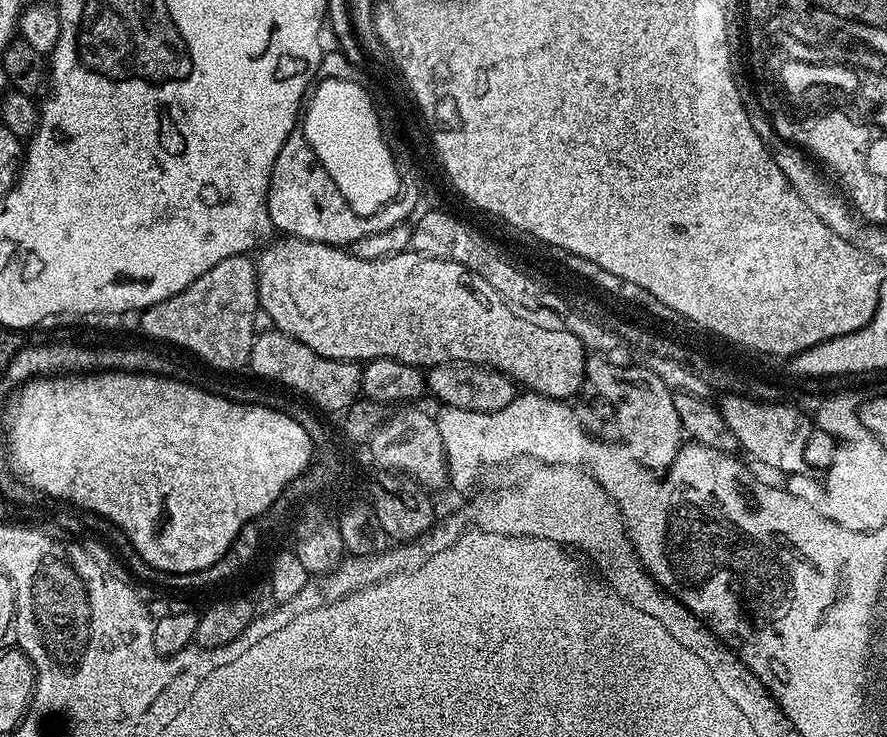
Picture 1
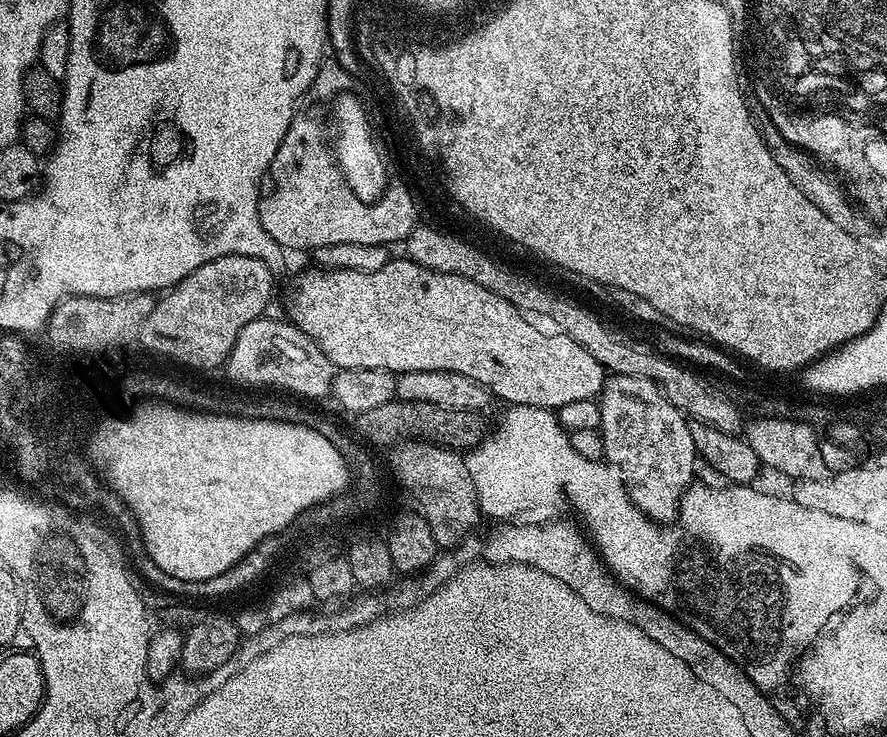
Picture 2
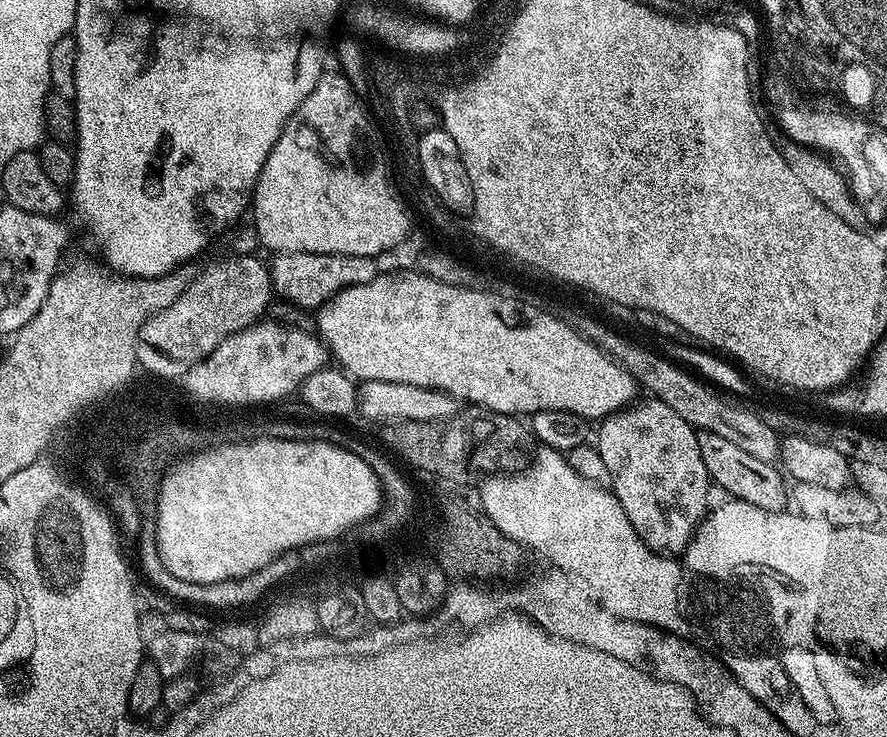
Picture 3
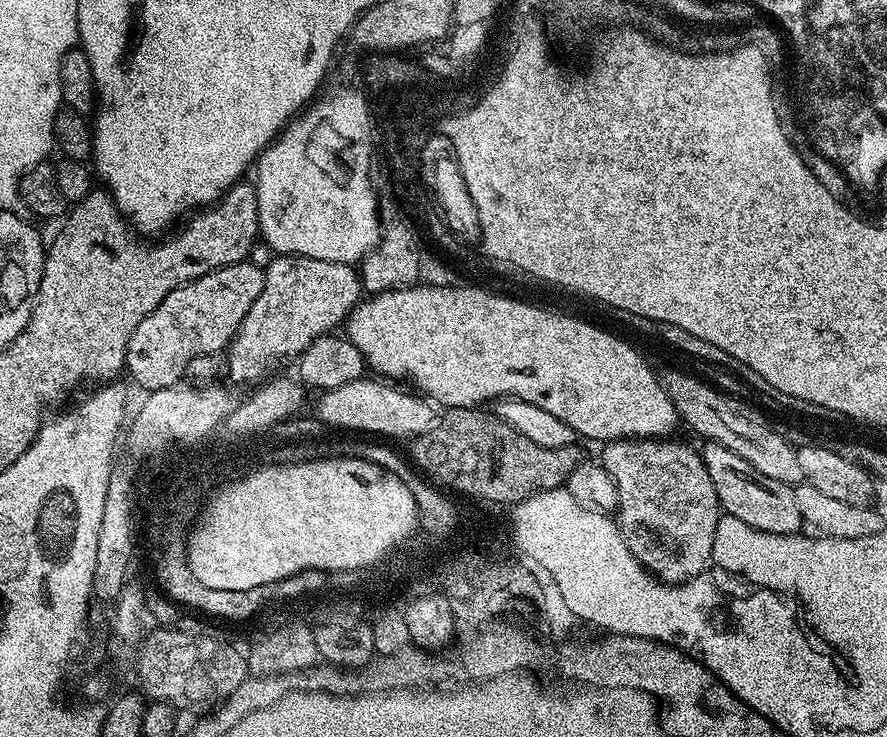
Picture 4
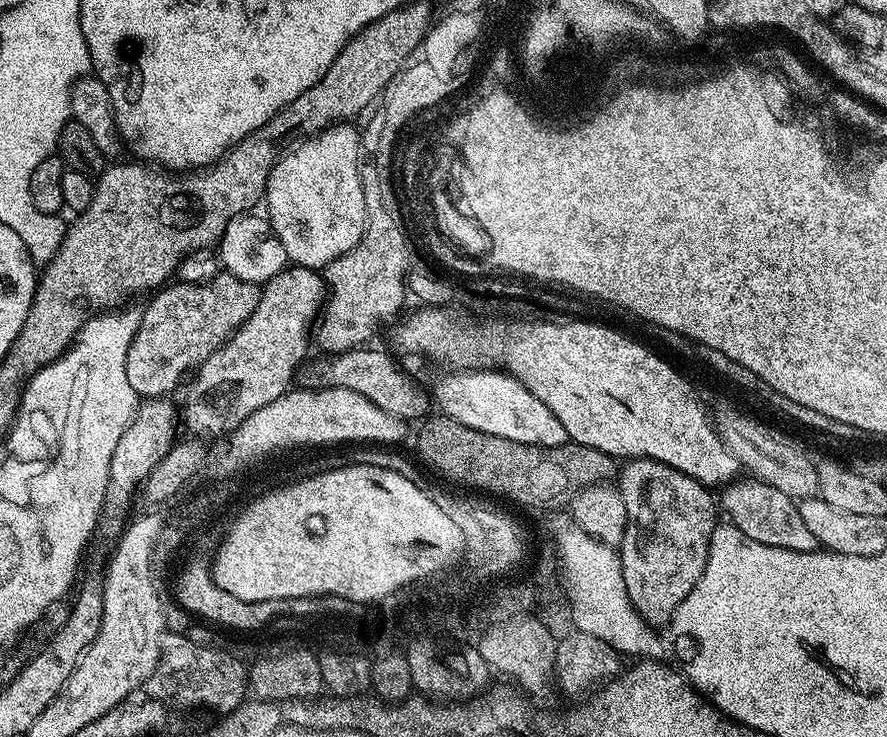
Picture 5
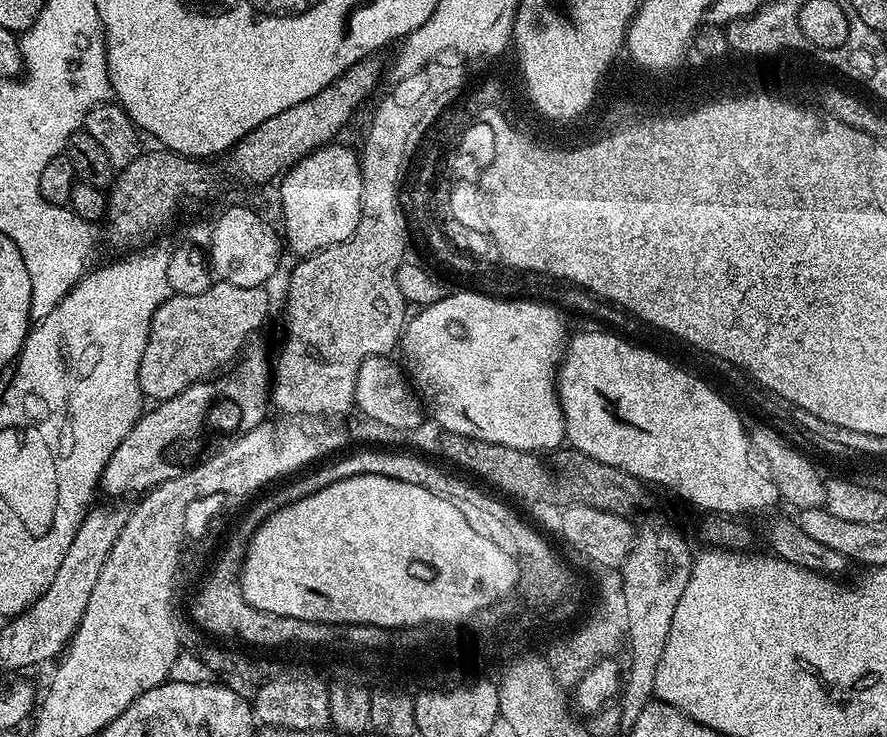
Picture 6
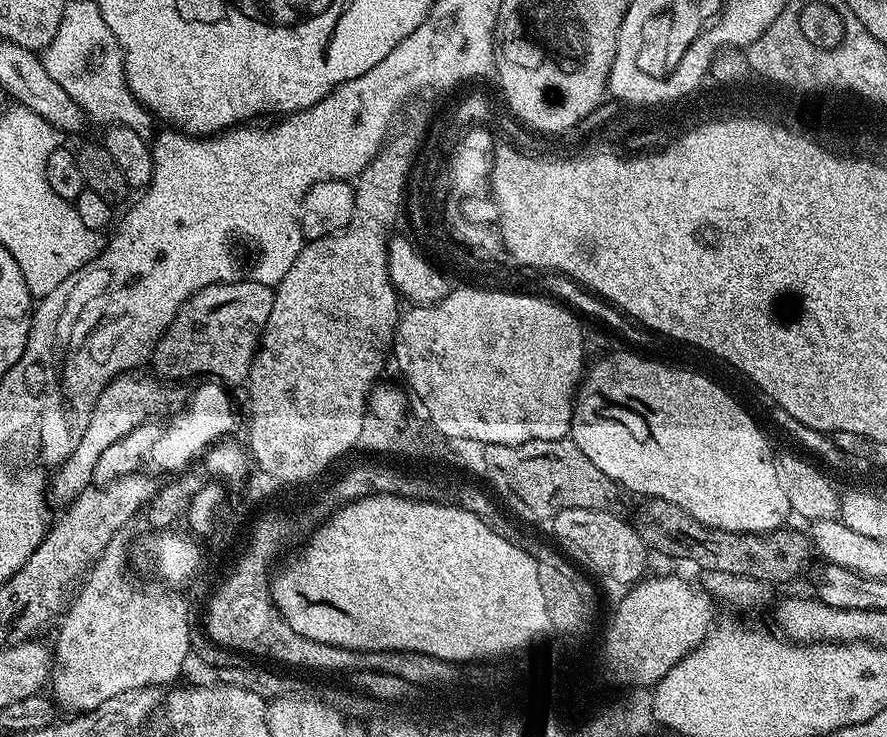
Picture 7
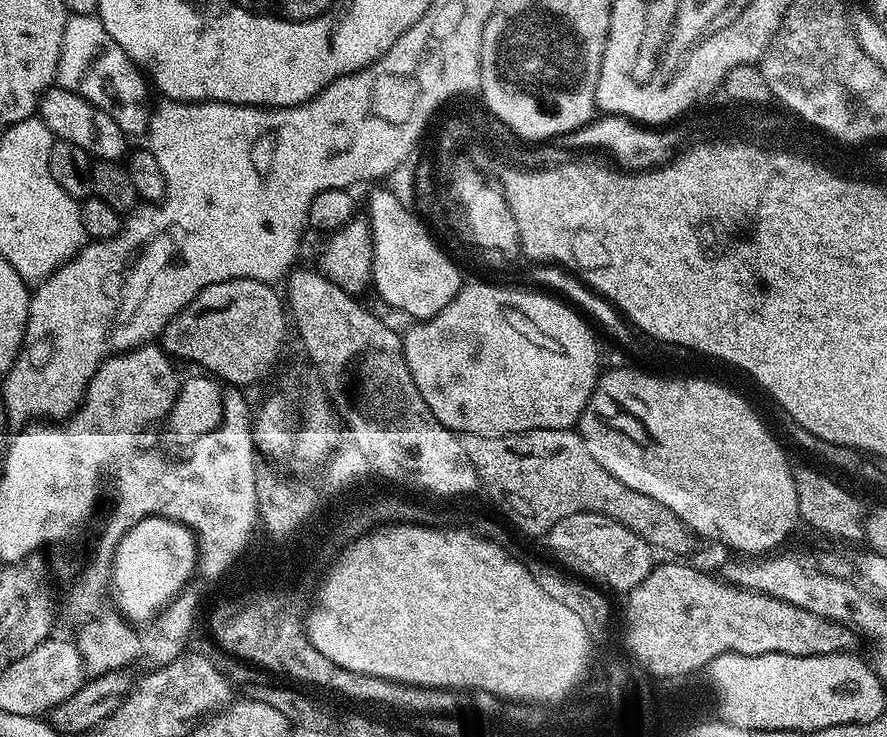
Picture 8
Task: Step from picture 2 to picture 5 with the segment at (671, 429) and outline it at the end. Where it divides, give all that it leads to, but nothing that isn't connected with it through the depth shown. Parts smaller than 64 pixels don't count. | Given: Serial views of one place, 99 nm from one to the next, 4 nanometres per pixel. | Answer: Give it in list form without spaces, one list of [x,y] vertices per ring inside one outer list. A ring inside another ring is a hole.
[[[654,459],[627,461],[619,471],[618,487],[627,516],[626,530],[618,545],[620,569],[627,596],[636,612],[650,626],[662,626],[671,621],[674,610],[690,594],[690,590],[697,585],[698,579],[705,572],[710,538],[718,523],[716,502],[707,485]]]

